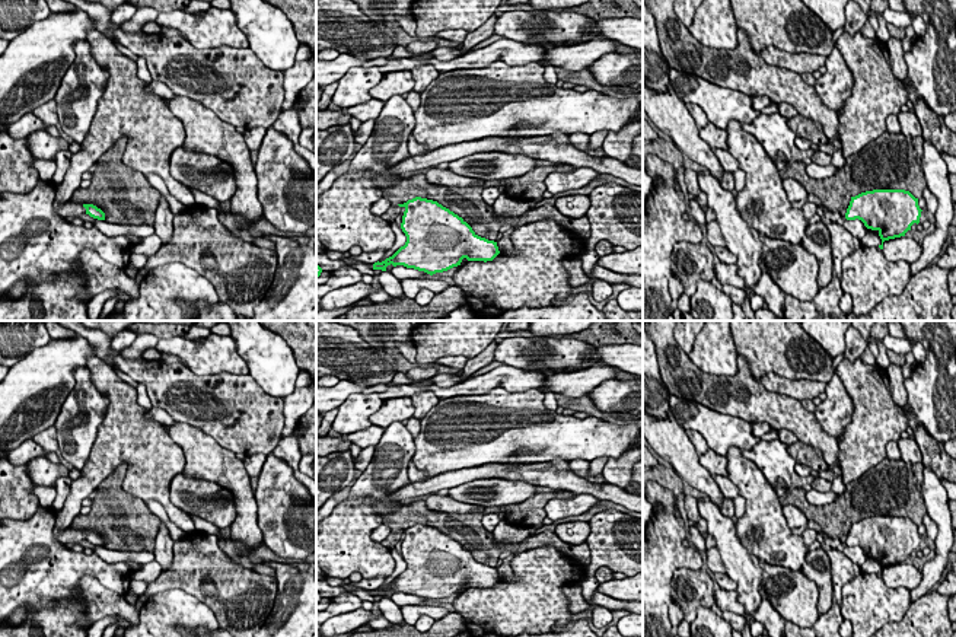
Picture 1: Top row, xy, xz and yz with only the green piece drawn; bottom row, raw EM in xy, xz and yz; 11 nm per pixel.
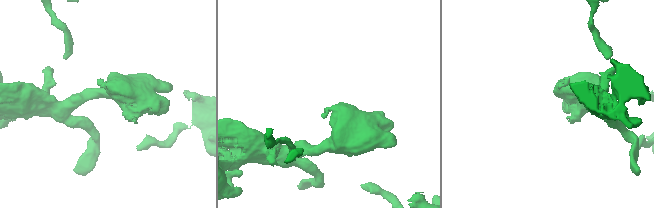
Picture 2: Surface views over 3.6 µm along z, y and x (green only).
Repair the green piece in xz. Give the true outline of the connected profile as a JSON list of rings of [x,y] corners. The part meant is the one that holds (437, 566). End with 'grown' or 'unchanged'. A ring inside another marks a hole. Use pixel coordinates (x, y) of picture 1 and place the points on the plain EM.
[[[415,523],[398,532],[405,535],[401,555],[407,568],[392,583],[375,589],[373,596],[386,598],[386,593],[392,590],[393,593],[404,592],[433,602],[461,592],[463,585],[487,589],[500,580],[497,568],[478,563],[462,544],[437,528]]]; unchanged

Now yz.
[[[873,516],[851,523],[845,539],[847,547],[861,547],[869,558],[880,563],[882,570],[874,574],[858,574],[842,586],[841,614],[851,622],[853,637],[871,637],[888,622],[899,622],[911,606],[911,590],[890,589],[883,580],[883,568],[905,563],[914,550],[920,550],[918,525],[905,516]]]; grown

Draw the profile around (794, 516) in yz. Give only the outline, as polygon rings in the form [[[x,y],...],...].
[[[783,504],[783,515],[790,529],[802,528],[807,523],[806,515],[794,504]]]

